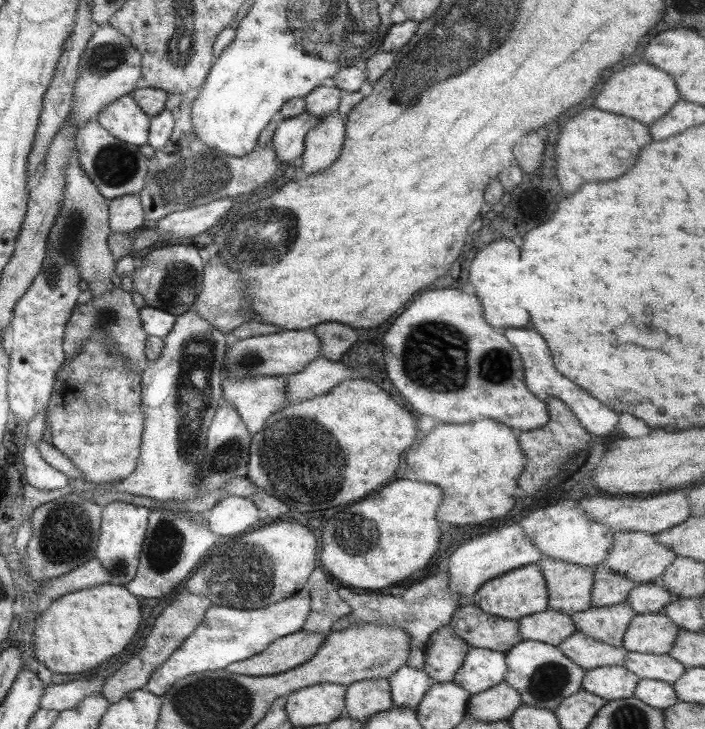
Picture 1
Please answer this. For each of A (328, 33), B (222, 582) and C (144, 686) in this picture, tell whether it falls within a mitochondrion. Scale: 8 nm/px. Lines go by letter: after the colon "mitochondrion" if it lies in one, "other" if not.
A: mitochondrion
B: mitochondrion
C: other

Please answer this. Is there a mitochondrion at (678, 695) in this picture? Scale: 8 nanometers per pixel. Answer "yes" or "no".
no

